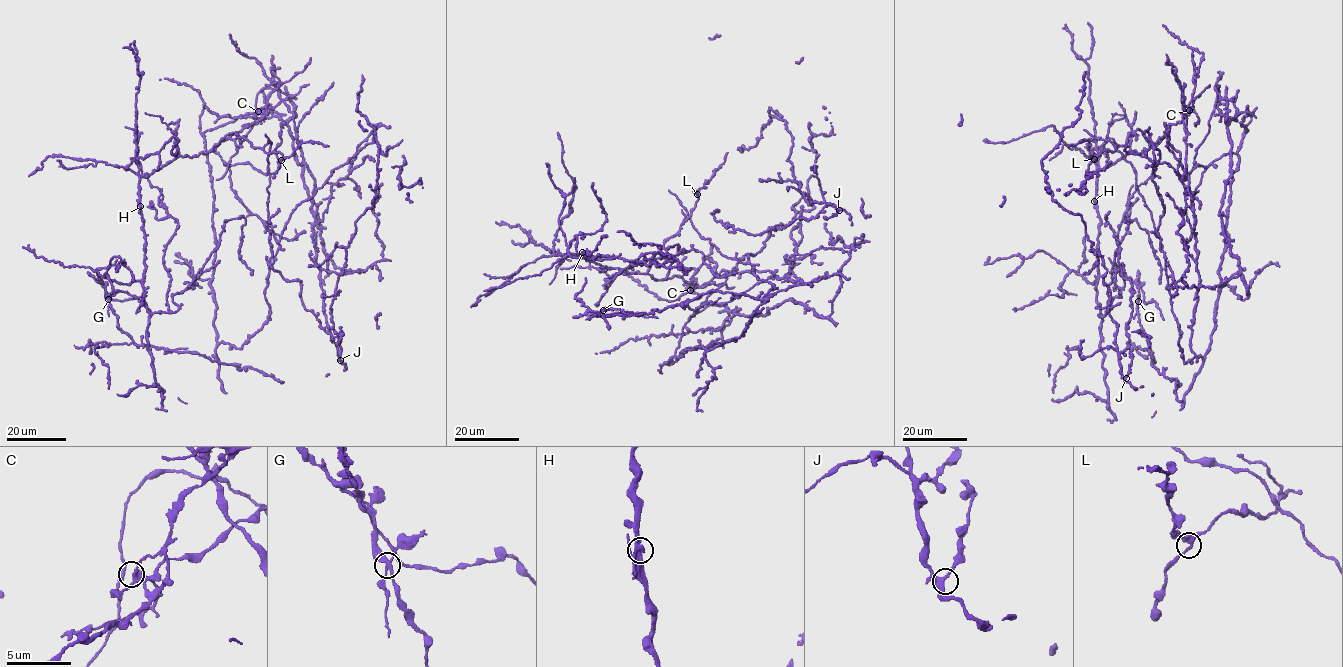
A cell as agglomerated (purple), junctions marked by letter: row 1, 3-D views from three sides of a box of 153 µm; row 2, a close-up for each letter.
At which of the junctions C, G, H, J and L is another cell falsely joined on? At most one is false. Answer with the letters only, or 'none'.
G

